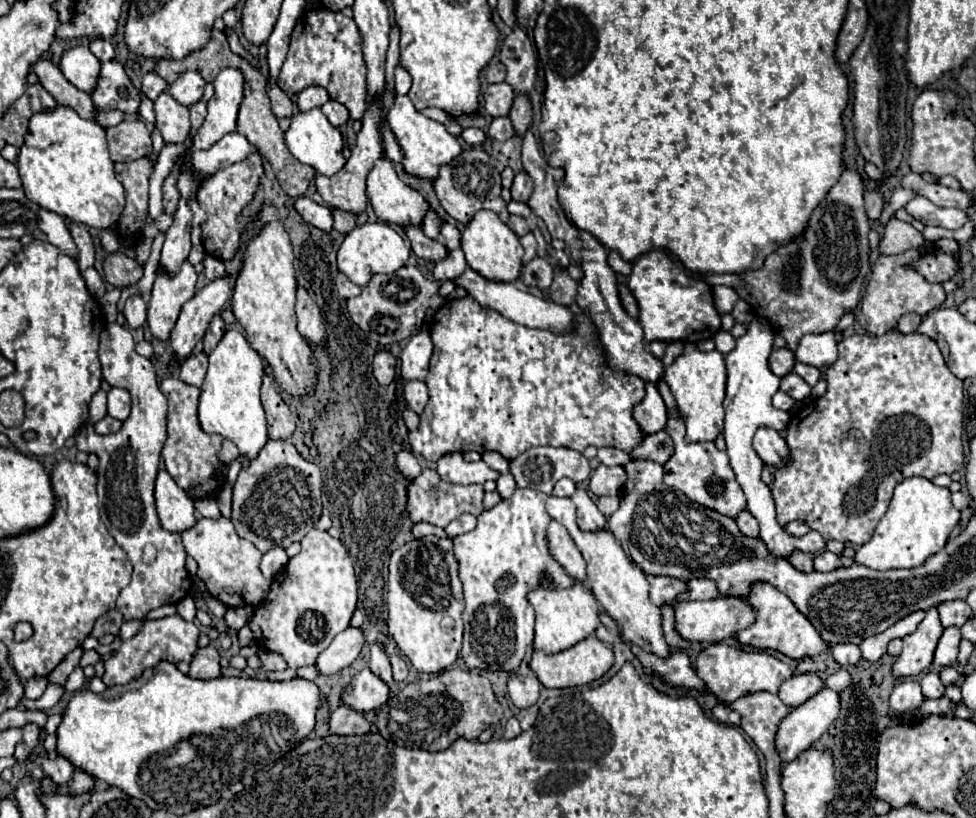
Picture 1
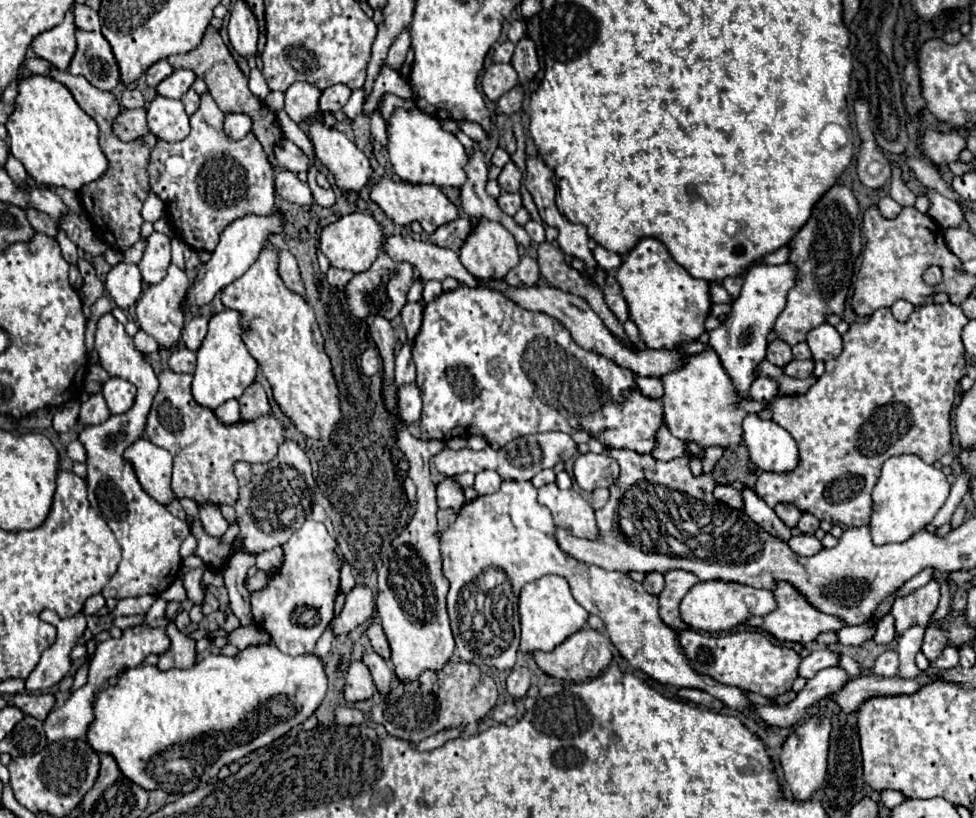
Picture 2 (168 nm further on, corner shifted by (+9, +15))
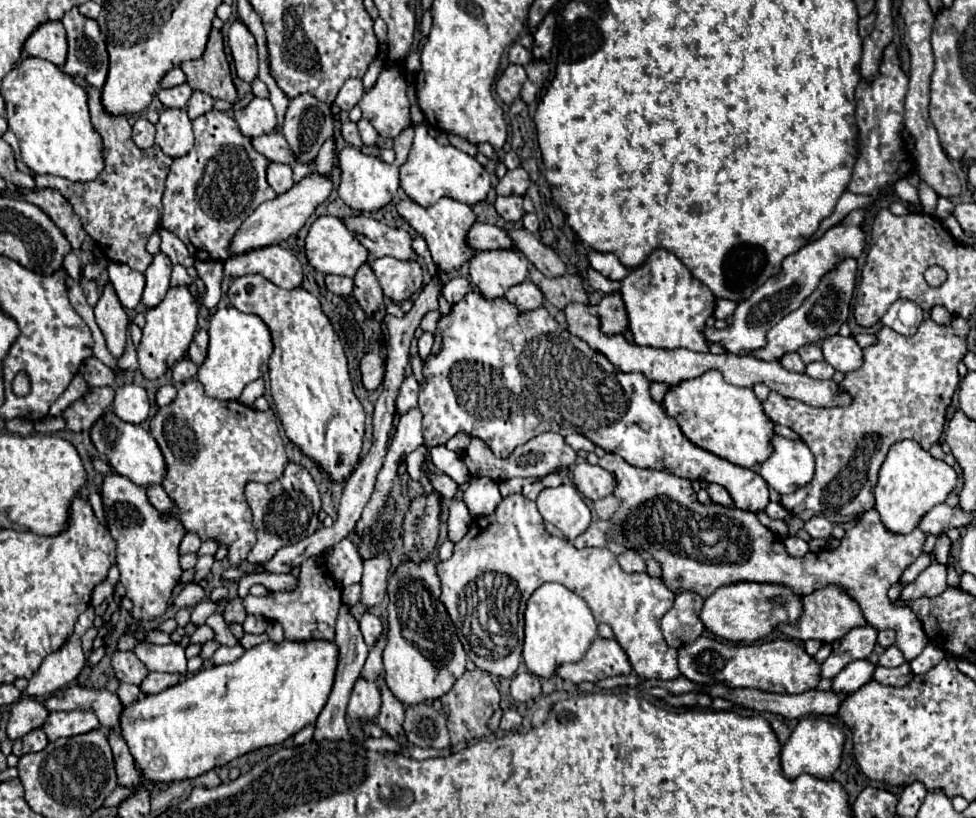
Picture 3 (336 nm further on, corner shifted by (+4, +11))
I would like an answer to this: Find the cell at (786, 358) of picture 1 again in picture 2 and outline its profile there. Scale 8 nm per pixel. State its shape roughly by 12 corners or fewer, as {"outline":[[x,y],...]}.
{"outline":[[783,340],[767,346],[767,360],[779,368],[793,360],[791,346]]}

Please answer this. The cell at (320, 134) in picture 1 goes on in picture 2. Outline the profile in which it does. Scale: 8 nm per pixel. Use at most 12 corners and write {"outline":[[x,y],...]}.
{"outline":[[319,116],[305,120],[313,154],[343,190],[369,182],[365,154]]}

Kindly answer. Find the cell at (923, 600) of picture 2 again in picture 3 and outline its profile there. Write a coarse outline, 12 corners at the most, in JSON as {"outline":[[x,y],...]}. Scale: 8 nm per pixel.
{"outline":[[932,558],[906,584],[902,600],[936,596],[946,588],[946,566]]}

